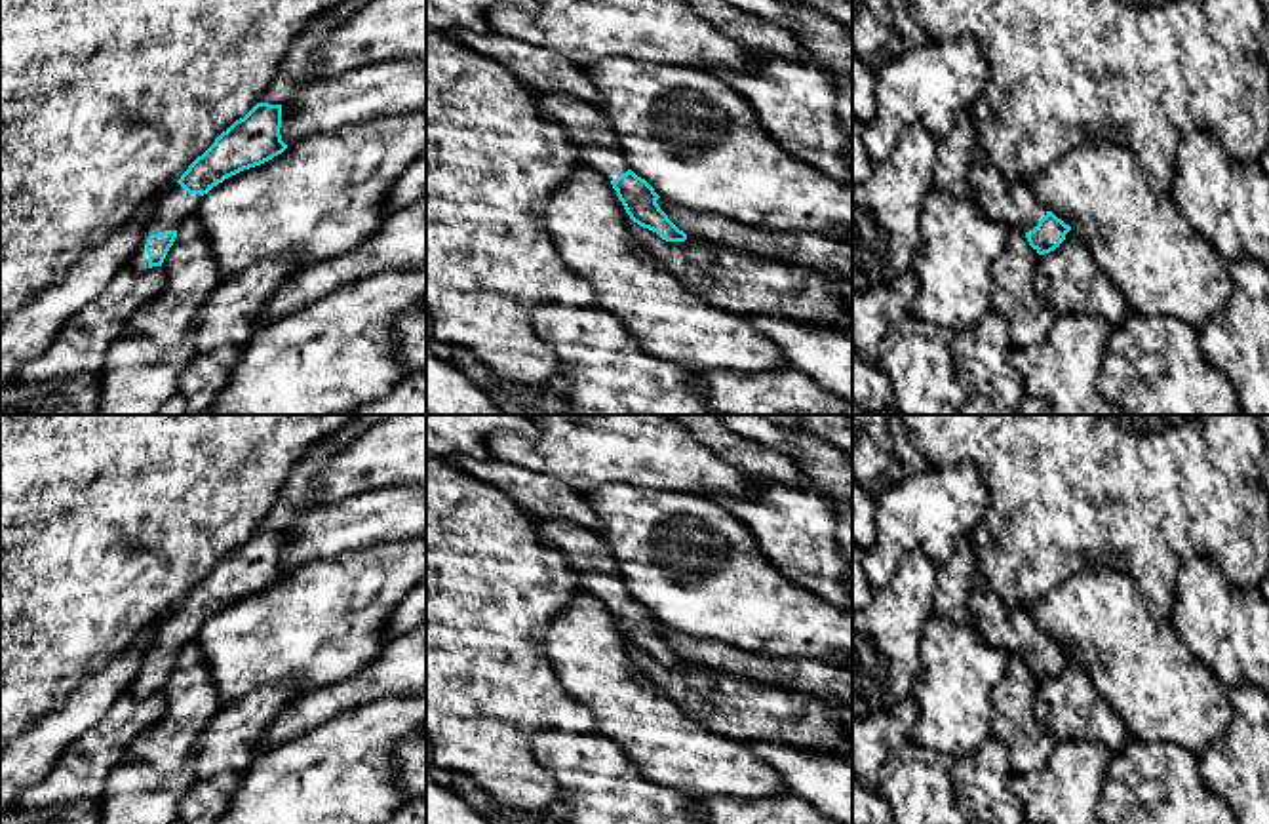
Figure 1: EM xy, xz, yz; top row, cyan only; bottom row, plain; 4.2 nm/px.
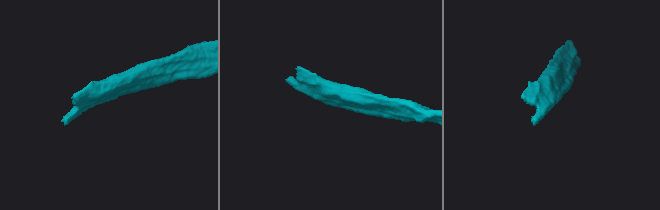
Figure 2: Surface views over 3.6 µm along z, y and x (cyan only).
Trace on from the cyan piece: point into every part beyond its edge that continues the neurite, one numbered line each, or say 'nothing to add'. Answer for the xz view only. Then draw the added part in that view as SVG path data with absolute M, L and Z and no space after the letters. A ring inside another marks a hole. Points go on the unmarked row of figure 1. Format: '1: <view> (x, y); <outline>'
1: xz (586, 552); M531 516L531 521L540 539L561 550L580 573L582 592L601 599L609 609L630 596L616 559L599 533L565 520Z

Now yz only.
1: yz (1011, 628); M976 577L970 598L972 622L987 643L1024 658L1033 657L1046 641L1031 611L1014 609L995 599L984 580Z

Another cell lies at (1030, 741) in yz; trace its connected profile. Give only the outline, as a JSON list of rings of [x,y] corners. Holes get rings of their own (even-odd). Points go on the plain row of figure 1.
[[[1012,655],[1005,677],[991,693],[995,706],[991,735],[1006,744],[1014,775],[1037,771],[1058,746],[1056,735],[1037,717],[1039,685],[1025,658]]]

